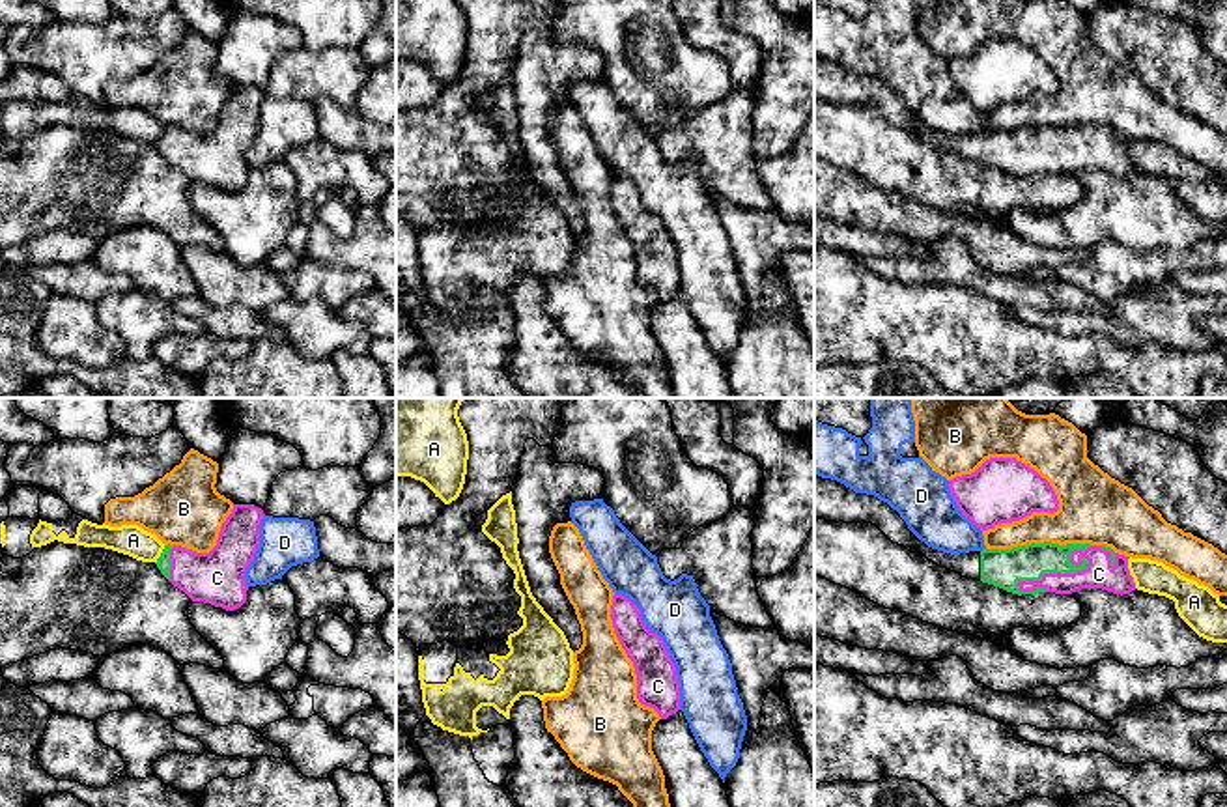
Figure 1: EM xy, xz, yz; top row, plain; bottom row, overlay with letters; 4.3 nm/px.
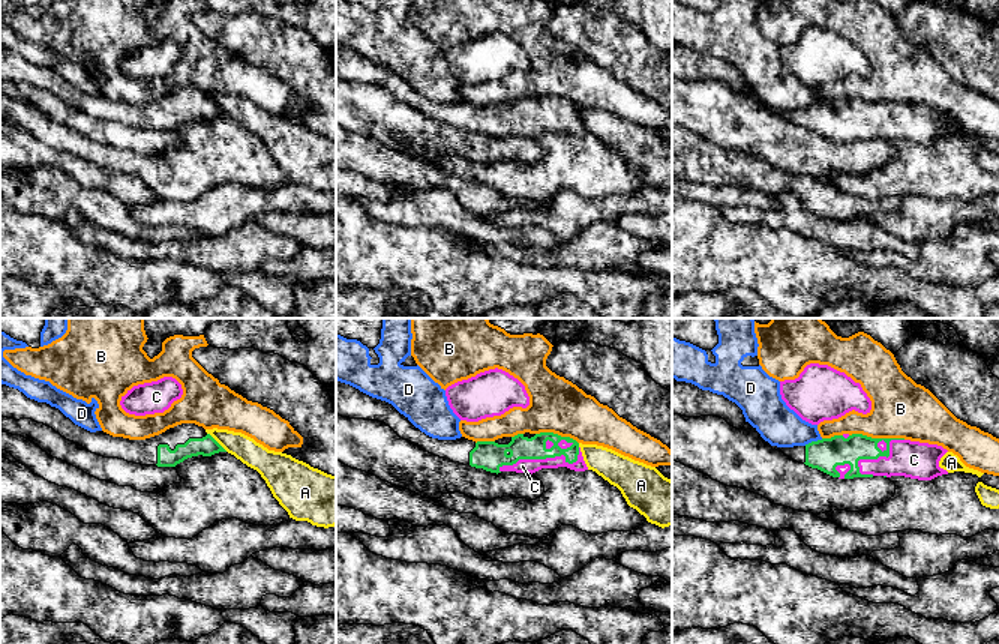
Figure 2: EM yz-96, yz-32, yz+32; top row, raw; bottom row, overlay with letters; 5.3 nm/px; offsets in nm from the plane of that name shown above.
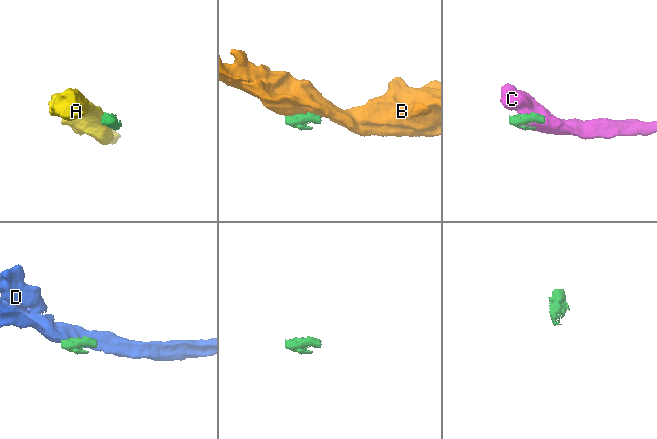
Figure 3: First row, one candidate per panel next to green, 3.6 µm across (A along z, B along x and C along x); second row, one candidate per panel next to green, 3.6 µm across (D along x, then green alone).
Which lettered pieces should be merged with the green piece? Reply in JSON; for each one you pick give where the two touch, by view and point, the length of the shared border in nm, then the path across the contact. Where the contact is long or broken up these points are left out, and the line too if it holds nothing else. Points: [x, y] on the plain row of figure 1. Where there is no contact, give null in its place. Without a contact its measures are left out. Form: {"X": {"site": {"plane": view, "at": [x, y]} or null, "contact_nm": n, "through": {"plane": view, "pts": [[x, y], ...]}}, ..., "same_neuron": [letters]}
{"C": {"site": {"plane": "yz", "at": [1065, 154]}, "contact_nm": 380}, "same_neuron": ["C"]}

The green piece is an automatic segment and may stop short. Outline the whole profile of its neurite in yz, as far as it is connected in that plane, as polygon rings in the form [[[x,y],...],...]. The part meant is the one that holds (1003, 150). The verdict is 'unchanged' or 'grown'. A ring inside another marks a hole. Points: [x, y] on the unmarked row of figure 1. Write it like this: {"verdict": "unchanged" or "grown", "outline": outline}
{"verdict": "grown", "outline": [[[814,54],[814,99],[844,105],[872,105],[893,125],[911,129],[934,146],[999,168],[1012,176],[1072,176],[1102,170],[1113,176],[1135,172],[1128,140],[1106,127],[1027,125],[1012,131],[982,131],[960,136],[943,134],[921,123],[896,92],[874,77],[855,75],[844,65]]]}

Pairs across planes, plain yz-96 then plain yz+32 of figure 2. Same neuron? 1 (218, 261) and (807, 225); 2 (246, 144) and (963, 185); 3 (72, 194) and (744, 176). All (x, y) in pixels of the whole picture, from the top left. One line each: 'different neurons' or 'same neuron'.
1: different neurons
2: same neuron
3: different neurons

